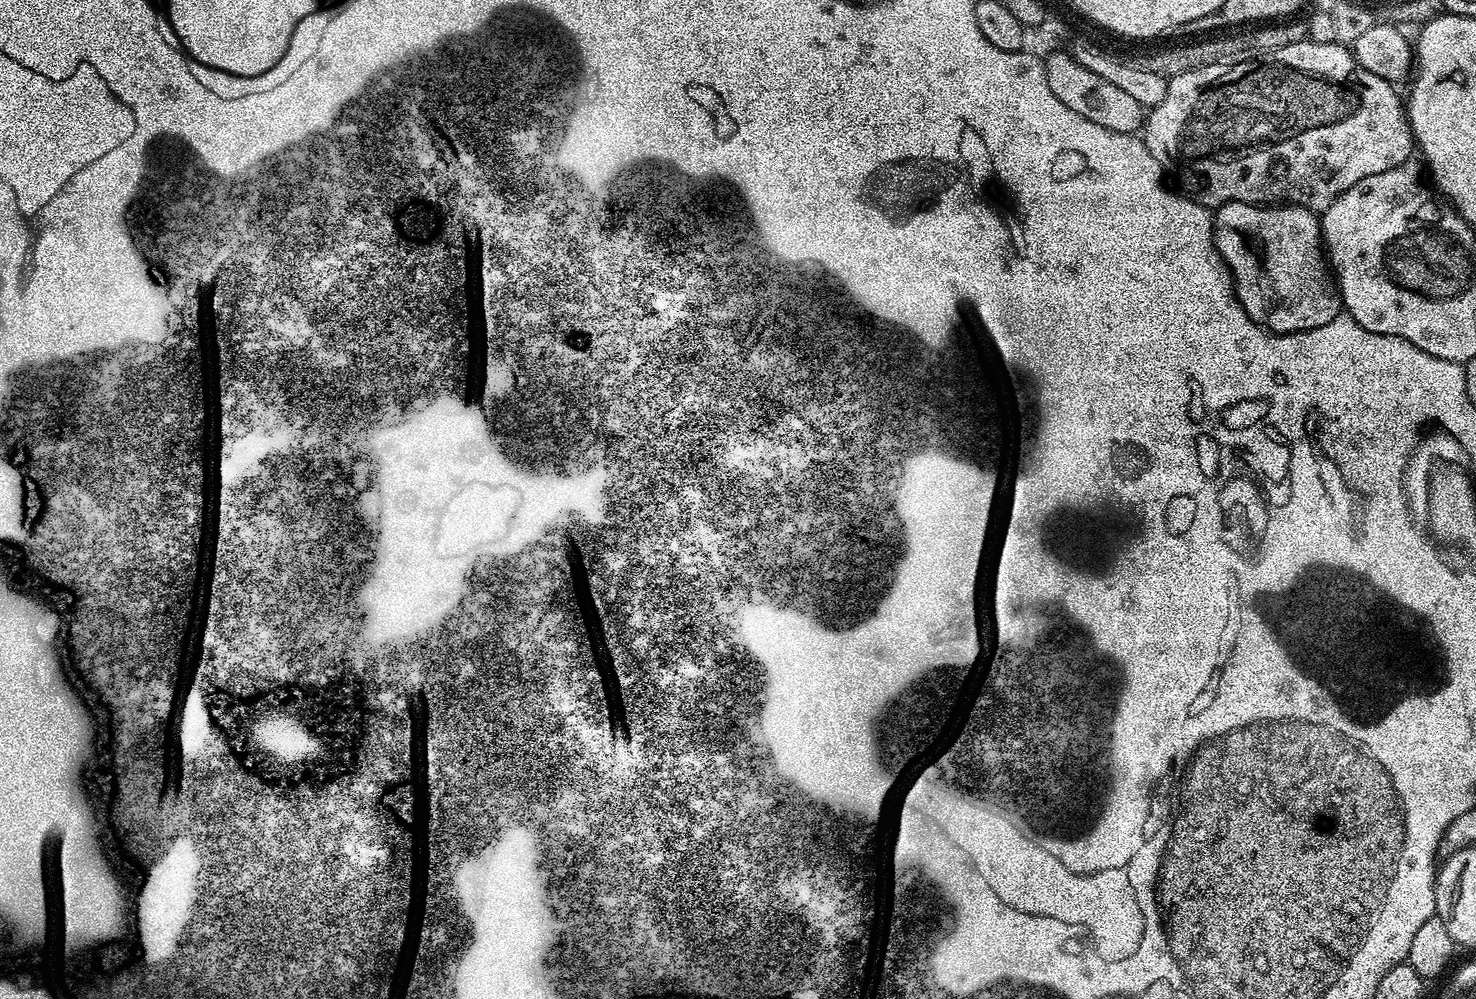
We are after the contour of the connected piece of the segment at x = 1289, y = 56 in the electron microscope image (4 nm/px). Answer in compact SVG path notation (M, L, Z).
M1305 38L1255 60L1191 68L1171 77L1166 98L1150 109L1144 121L1144 151L1154 154L1161 169L1173 172L1209 210L1233 200L1269 206L1296 204L1323 214L1354 182L1405 164L1413 155L1406 104L1396 91L1378 74L1362 70L1351 47Z

